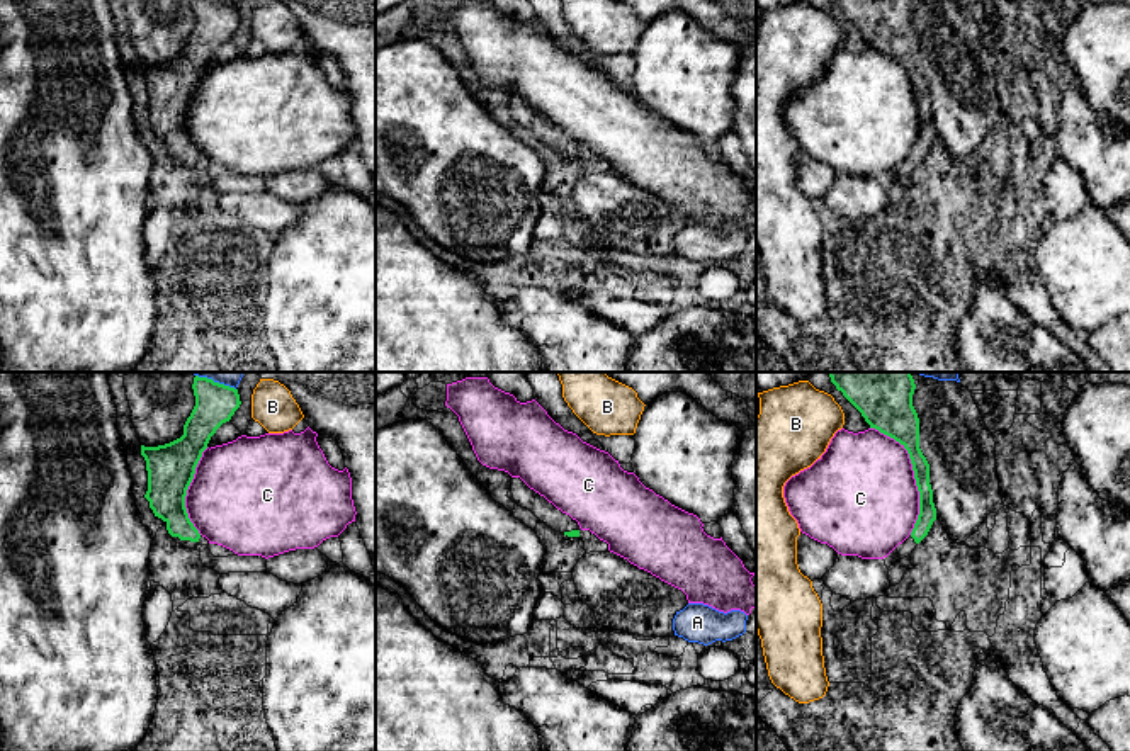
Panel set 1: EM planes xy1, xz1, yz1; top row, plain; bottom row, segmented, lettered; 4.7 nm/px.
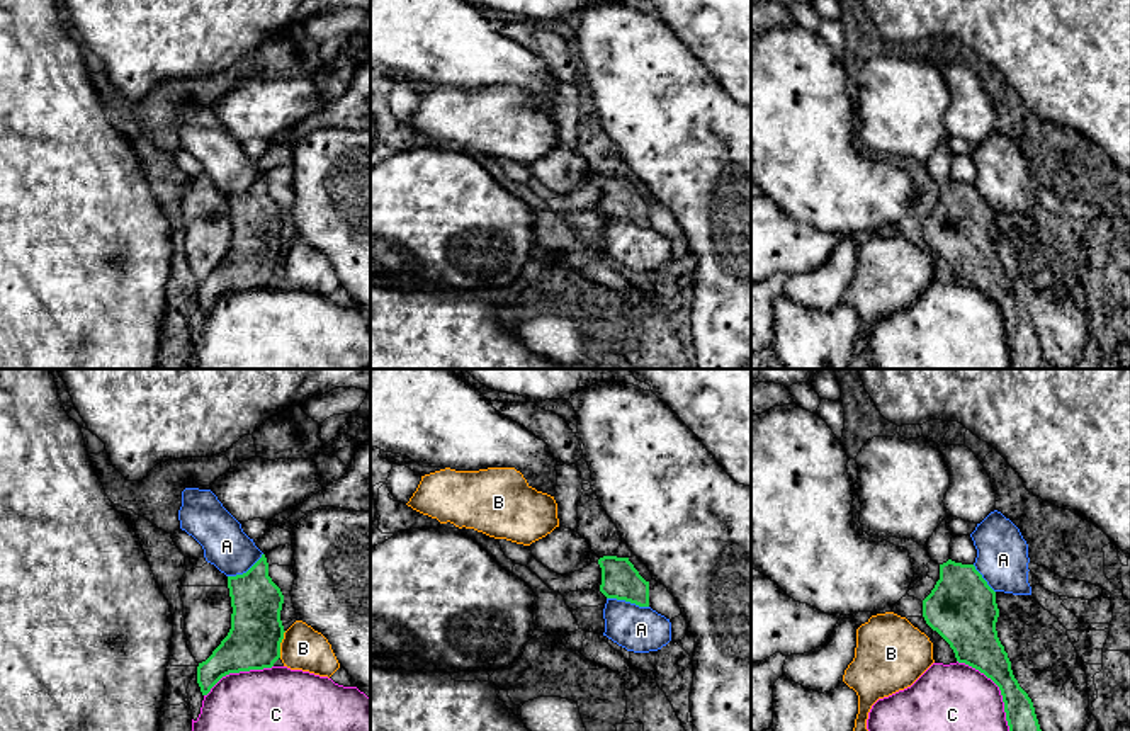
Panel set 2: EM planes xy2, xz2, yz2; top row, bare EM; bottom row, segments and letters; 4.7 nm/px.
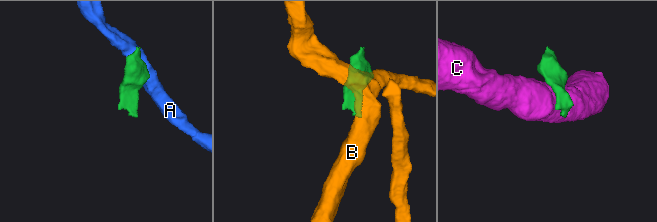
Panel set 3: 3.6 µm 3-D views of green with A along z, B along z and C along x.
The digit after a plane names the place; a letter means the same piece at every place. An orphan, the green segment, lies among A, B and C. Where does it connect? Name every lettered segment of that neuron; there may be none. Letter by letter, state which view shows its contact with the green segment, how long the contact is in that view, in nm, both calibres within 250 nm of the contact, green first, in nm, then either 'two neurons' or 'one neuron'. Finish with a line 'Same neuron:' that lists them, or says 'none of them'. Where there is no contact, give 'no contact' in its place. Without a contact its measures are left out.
A: xz2 | 200 nm | 180/220 nm | two neurons
B: xy2 | 130 nm | 260/200 nm | two neurons
C: yz1 | 550 nm | 160/480 nm | two neurons
Same neuron: none of them

